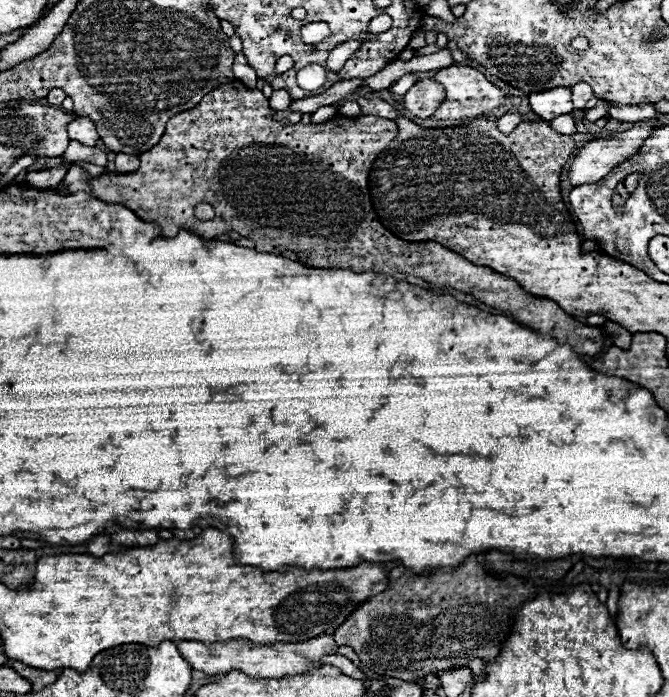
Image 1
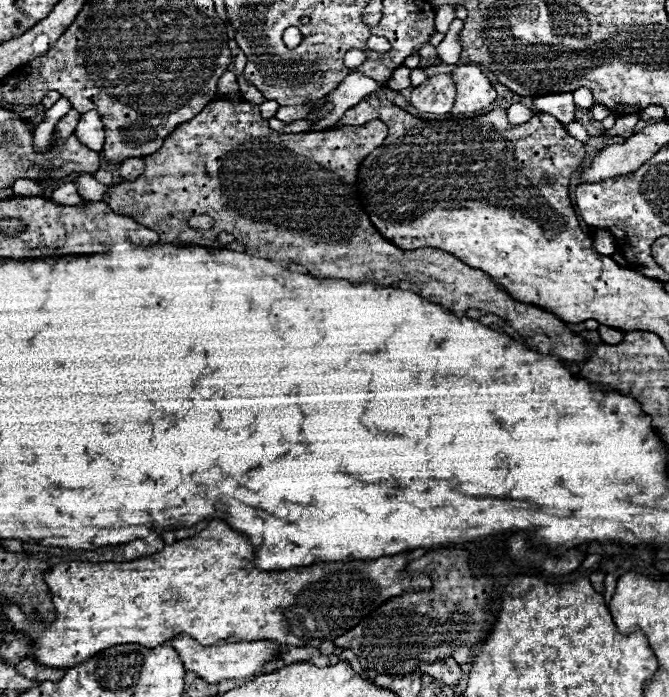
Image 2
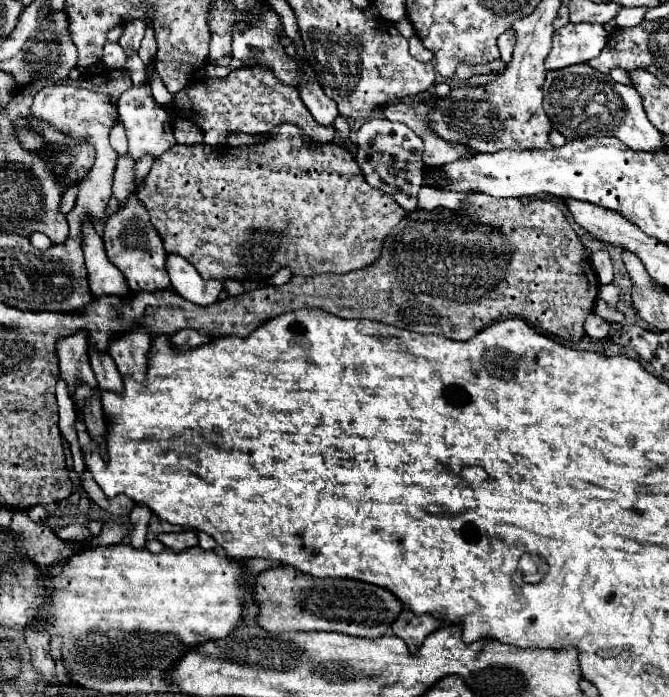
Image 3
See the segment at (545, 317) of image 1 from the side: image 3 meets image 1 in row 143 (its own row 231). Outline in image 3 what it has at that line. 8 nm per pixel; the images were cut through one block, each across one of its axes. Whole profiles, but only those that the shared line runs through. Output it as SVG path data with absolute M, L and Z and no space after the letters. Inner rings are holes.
M292 128L292 134L286 134L282 138L272 138L266 144L254 144L254 146L232 148L232 146L224 144L224 146L214 148L214 146L208 146L208 144L192 144L192 146L176 144L174 148L170 148L170 152L166 152L166 156L160 156L158 160L154 160L152 170L148 172L148 176L144 178L144 182L138 190L138 198L146 204L150 220L158 228L158 234L164 240L166 252L184 256L190 264L194 264L194 268L204 276L204 280L208 280L208 278L262 280L266 276L276 274L276 270L280 270L282 266L290 266L292 272L300 274L300 276L312 276L312 274L324 274L324 272L344 274L344 272L360 270L360 268L366 268L366 266L374 264L374 260L380 258L384 238L388 236L388 232L394 230L394 226L400 224L400 220L406 214L386 192L378 192L376 188L370 188L362 180L362 172L360 172L354 156L344 146L314 144L298 128Z

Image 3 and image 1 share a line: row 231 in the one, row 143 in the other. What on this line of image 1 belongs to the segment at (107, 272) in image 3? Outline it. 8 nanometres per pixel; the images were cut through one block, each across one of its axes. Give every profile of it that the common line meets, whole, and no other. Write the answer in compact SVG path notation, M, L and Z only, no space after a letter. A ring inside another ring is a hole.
M76 116L68 126L70 140L78 140L86 146L96 146L96 140L100 138L96 132L94 122L90 122L86 116Z

